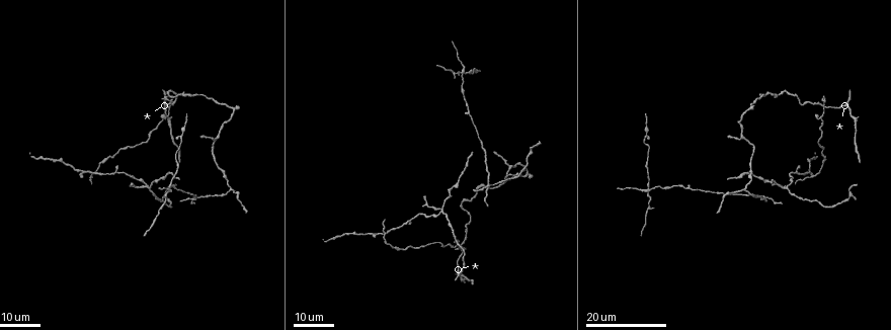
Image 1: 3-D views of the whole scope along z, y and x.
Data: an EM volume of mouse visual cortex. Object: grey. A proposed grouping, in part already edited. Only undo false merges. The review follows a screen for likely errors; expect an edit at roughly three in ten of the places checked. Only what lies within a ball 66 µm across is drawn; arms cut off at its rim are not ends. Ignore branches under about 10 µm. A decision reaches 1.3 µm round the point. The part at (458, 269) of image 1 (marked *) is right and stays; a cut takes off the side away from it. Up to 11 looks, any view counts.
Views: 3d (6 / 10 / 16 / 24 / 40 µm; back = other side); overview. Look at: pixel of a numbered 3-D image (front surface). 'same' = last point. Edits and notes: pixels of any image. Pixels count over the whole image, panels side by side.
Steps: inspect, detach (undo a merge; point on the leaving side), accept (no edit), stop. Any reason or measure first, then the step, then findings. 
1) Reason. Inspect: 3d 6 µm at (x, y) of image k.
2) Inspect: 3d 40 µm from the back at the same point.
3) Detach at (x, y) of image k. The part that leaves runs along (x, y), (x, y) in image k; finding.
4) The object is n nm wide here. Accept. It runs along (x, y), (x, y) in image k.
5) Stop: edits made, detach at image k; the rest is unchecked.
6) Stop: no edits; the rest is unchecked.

Four or more arms meet. Inspect: 3d 16 µm at (826, 108) of image 1.

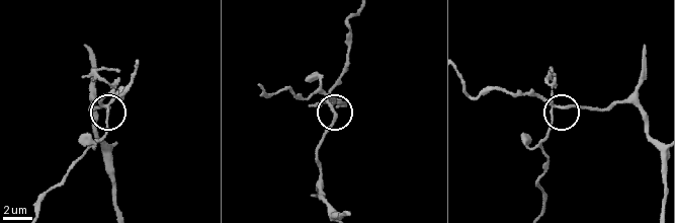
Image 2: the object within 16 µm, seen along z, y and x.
Inspect: 3d 10 µm at (552, 109) of image 2.

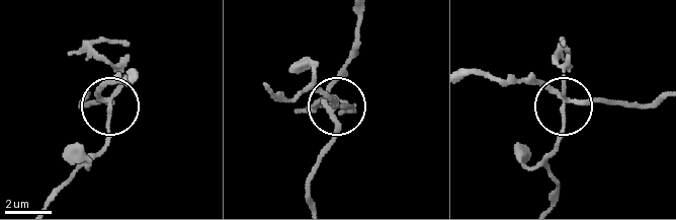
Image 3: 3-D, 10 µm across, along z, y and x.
The object is 200 nm wide here. Detach at (114, 66) of image 3. The part that leaves runs along (562, 101), (562, 134), (551, 154), (556, 199) in image 3; a second neuron is stuck on.

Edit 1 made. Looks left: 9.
Redraw. Inspect: overview.

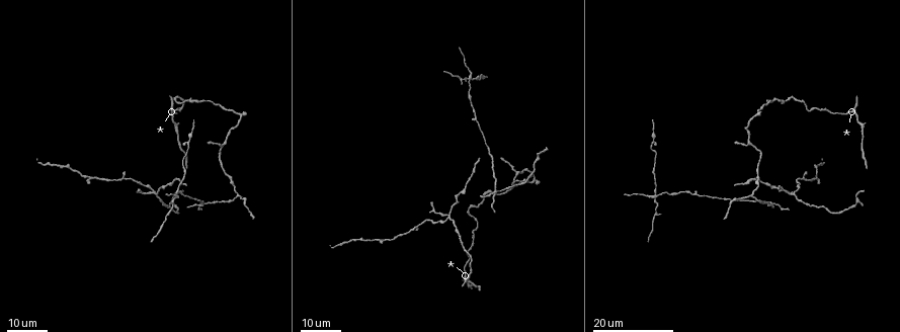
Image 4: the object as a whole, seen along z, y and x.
Calibre changes. Inspect: 3d 24 µm at (807, 109) of image 4.

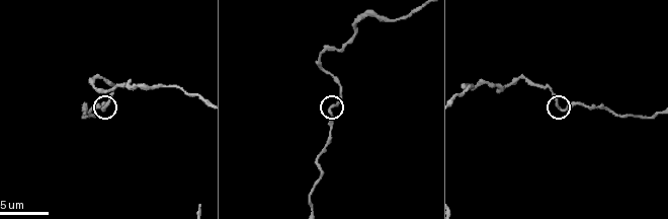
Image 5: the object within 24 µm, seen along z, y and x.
Inspect: 3d 6 µm at (564, 109) of image 5.

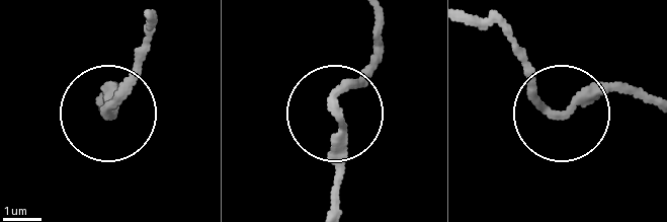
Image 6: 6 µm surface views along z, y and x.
Accept. All the same neuron.

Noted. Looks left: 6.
Four arms meet. Inspect: 3d 24 µm at (450, 215) of image 4.

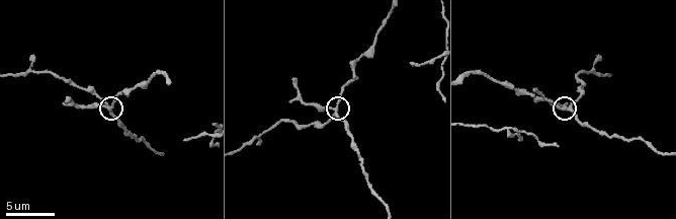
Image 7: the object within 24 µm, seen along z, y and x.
Inspect: 3d 10 µm at (570, 109) of image 7.

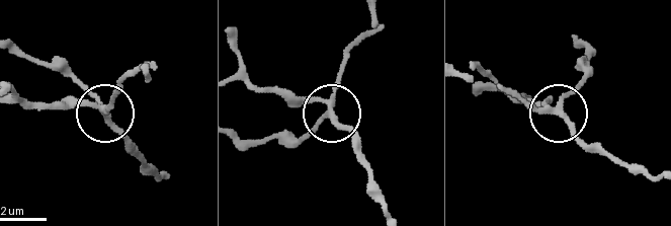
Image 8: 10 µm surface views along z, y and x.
The side arm is 26 µm long. Accept. It runs along (463, 72), (480, 68), (503, 87), (555, 108), (594, 151) in image 8; one neuron here.

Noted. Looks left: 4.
Four-way junction. Inspect: 3d 6 µm at (507, 130) of image 7.

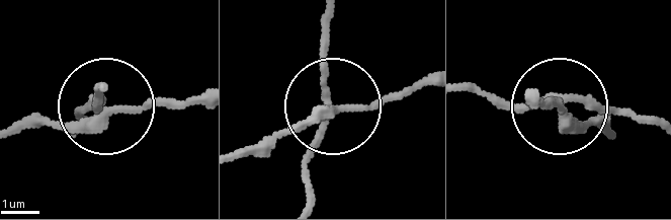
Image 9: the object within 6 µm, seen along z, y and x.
4 arms meet here. Detach at (323, 50) of image 9. The part that leaves runs along (330, 106), (321, 71), (330, 13) in image 9; two neurons meet here.

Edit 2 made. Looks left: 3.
Stop: edits made, detach at image 3, detach at image 9; the rest is unchecked.

